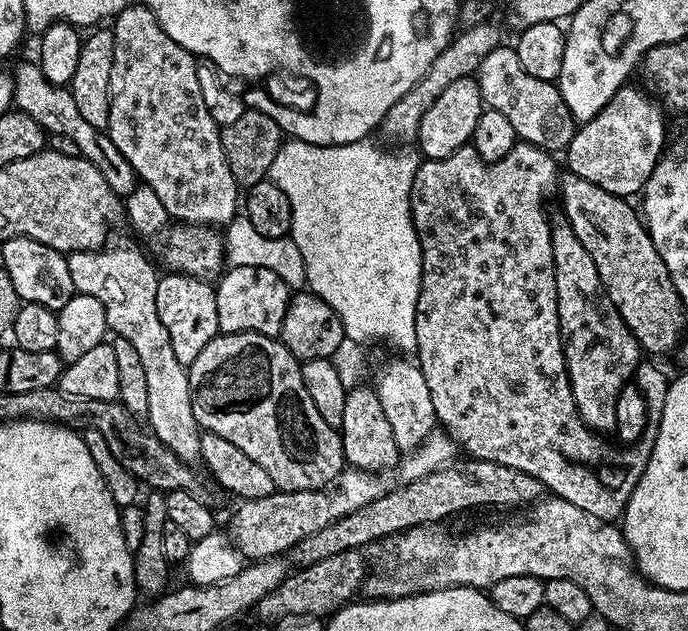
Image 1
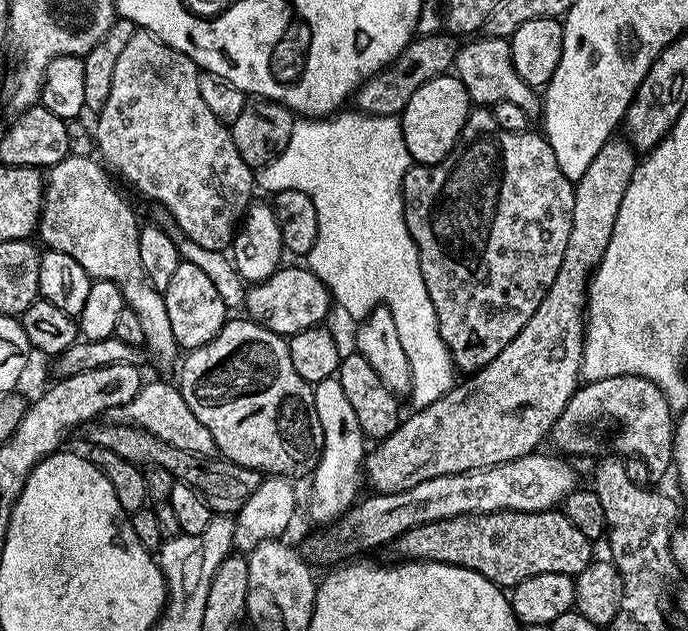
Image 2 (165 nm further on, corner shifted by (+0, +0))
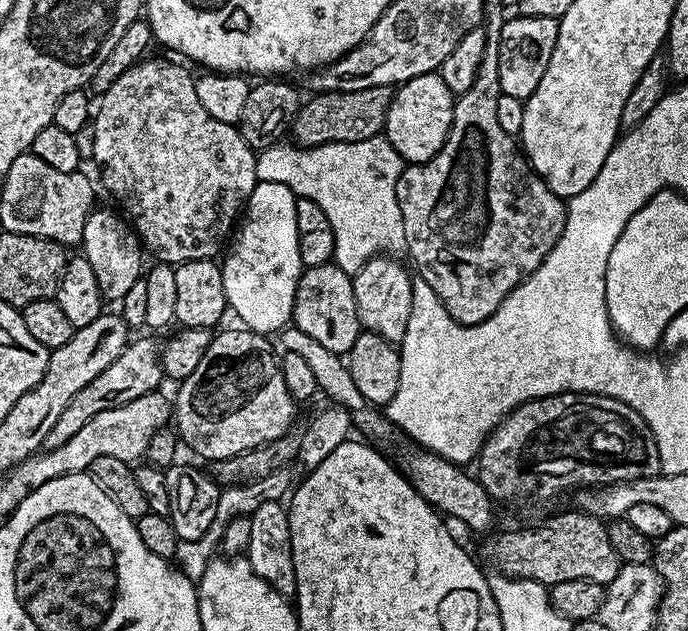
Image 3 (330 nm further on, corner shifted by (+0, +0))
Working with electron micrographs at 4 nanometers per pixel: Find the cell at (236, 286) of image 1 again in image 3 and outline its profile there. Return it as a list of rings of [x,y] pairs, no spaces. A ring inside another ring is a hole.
[[[335,262],[304,268],[300,273],[296,305],[290,310],[291,323],[298,330],[314,338],[327,350],[346,354],[354,346],[354,338],[362,331],[358,318],[358,306],[354,302],[352,276],[343,272]]]

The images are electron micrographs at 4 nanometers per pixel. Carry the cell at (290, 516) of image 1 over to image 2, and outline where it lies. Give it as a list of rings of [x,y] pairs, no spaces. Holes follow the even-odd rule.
[[[613,138],[604,143],[602,150],[598,150],[598,154],[594,154],[594,162],[590,162],[590,166],[586,169],[586,174],[582,174],[580,180],[575,181],[574,187],[574,210],[572,211],[572,225],[570,226],[570,238],[566,246],[566,254],[562,258],[562,266],[558,270],[558,274],[554,278],[554,282],[550,286],[550,290],[546,294],[546,298],[542,298],[542,302],[538,306],[538,310],[534,310],[534,314],[530,318],[530,322],[526,322],[526,326],[522,326],[522,330],[504,349],[498,354],[498,358],[491,360],[479,372],[473,372],[464,381],[457,383],[442,398],[438,398],[438,402],[434,402],[430,406],[413,411],[413,416],[405,415],[401,419],[398,430],[394,430],[394,434],[390,434],[385,440],[379,441],[375,445],[376,448],[367,453],[364,457],[364,466],[362,469],[363,479],[366,481],[373,493],[381,492],[382,494],[394,494],[398,490],[410,490],[410,486],[418,486],[418,482],[426,482],[426,478],[438,478],[442,474],[458,474],[459,472],[469,472],[470,470],[478,470],[479,468],[489,468],[495,464],[502,462],[510,462],[514,458],[522,458],[523,456],[533,455],[537,451],[536,448],[540,443],[545,443],[546,437],[551,433],[552,426],[556,419],[562,414],[562,410],[566,408],[566,402],[570,402],[570,398],[578,385],[581,383],[580,362],[584,358],[584,320],[586,322],[586,281],[591,277],[595,267],[600,263],[601,257],[614,230],[616,219],[618,218],[618,210],[622,198],[626,198],[626,186],[630,186],[632,175],[638,163],[637,153],[631,144],[624,138]]]

